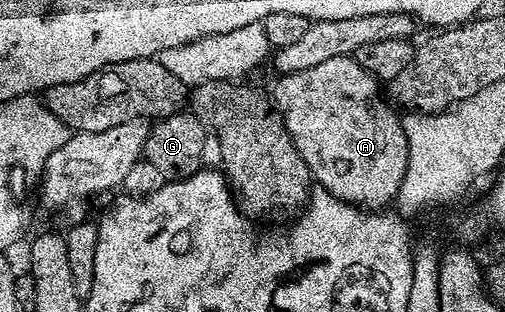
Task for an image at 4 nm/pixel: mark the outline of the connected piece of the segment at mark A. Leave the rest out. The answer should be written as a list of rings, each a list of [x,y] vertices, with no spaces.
[[[343,55],[330,57],[330,61],[314,65],[314,69],[280,75],[277,80],[274,102],[280,116],[284,118],[284,127],[290,133],[302,161],[306,161],[313,180],[334,197],[354,203],[361,209],[387,208],[395,200],[402,185],[408,150],[400,124],[401,116],[395,115],[388,108],[389,100],[382,94],[382,87],[377,79],[366,73],[366,69],[362,69],[355,57]]]

